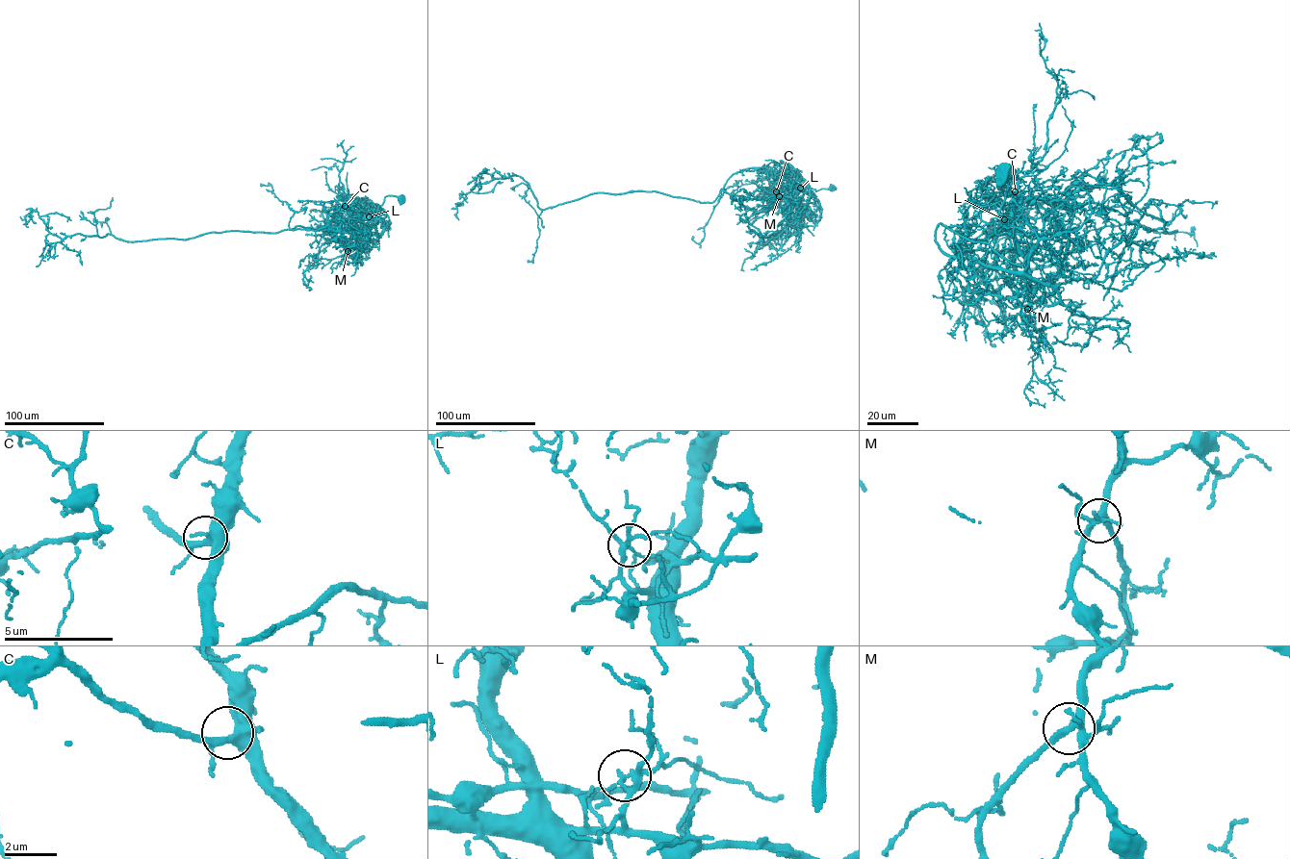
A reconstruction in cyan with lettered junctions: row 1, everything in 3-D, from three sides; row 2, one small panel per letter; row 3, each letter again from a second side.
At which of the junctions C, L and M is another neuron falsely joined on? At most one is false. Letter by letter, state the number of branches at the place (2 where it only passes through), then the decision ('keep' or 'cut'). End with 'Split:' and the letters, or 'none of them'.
C: 4 | keep
L: 4 | cut
M: 5 | keep
Split: L

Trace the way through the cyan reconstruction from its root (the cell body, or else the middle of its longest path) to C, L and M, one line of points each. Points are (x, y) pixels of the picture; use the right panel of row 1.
C: (1003, 170), (1007, 164), (1013, 168), (995, 223), (997, 234), (1007, 232), (1008, 213), (1014, 207), (1015, 191)
L: (1003, 170), (1007, 164), (1013, 168), (995, 223), (997, 234), (1008, 231), (1004, 219)
M: (1003, 170), (1007, 164), (1013, 168), (995, 232), (997, 234), (1009, 232), (1013, 236), (1028, 265), (1027, 309)

